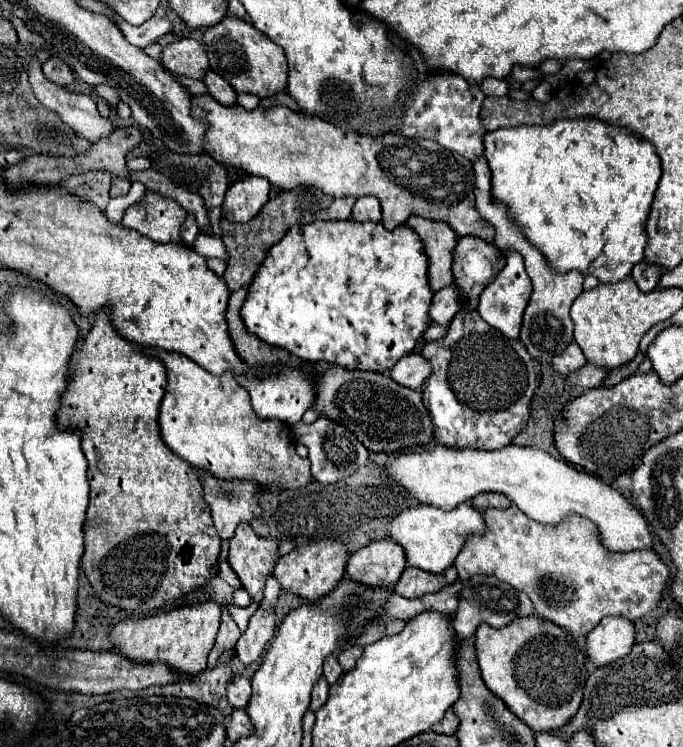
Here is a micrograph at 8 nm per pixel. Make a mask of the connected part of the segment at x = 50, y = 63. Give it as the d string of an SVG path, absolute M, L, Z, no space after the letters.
M50 57L42 65L42 71L44 71L44 75L46 75L48 81L52 81L56 85L62 85L62 87L64 85L70 85L74 81L74 77L70 73L70 67L62 59L58 59L58 57Z

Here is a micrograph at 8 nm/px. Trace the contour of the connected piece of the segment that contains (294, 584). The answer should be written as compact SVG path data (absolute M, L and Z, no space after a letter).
M322 539L310 545L300 545L288 555L282 555L274 567L274 575L278 577L278 581L282 581L284 591L296 593L308 601L318 601L320 597L328 595L344 577L348 557L350 553L342 539Z

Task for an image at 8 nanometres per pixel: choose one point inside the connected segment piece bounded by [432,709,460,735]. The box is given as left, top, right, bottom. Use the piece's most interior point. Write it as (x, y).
(448, 725)

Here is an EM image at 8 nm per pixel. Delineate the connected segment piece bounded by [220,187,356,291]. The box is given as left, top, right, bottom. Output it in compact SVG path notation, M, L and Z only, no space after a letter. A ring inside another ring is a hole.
M298 187L292 191L280 193L276 199L270 199L260 209L260 213L254 219L250 219L248 223L230 223L230 221L222 219L220 221L222 241L228 251L228 269L224 273L228 289L236 291L242 285L248 285L252 281L254 273L260 269L262 257L266 257L270 247L276 245L290 227L308 225L308 223L312 223L312 219L348 219L352 213L354 201L356 201L354 197L330 197L318 189ZM312 201L316 201L316 203L312 205Z

